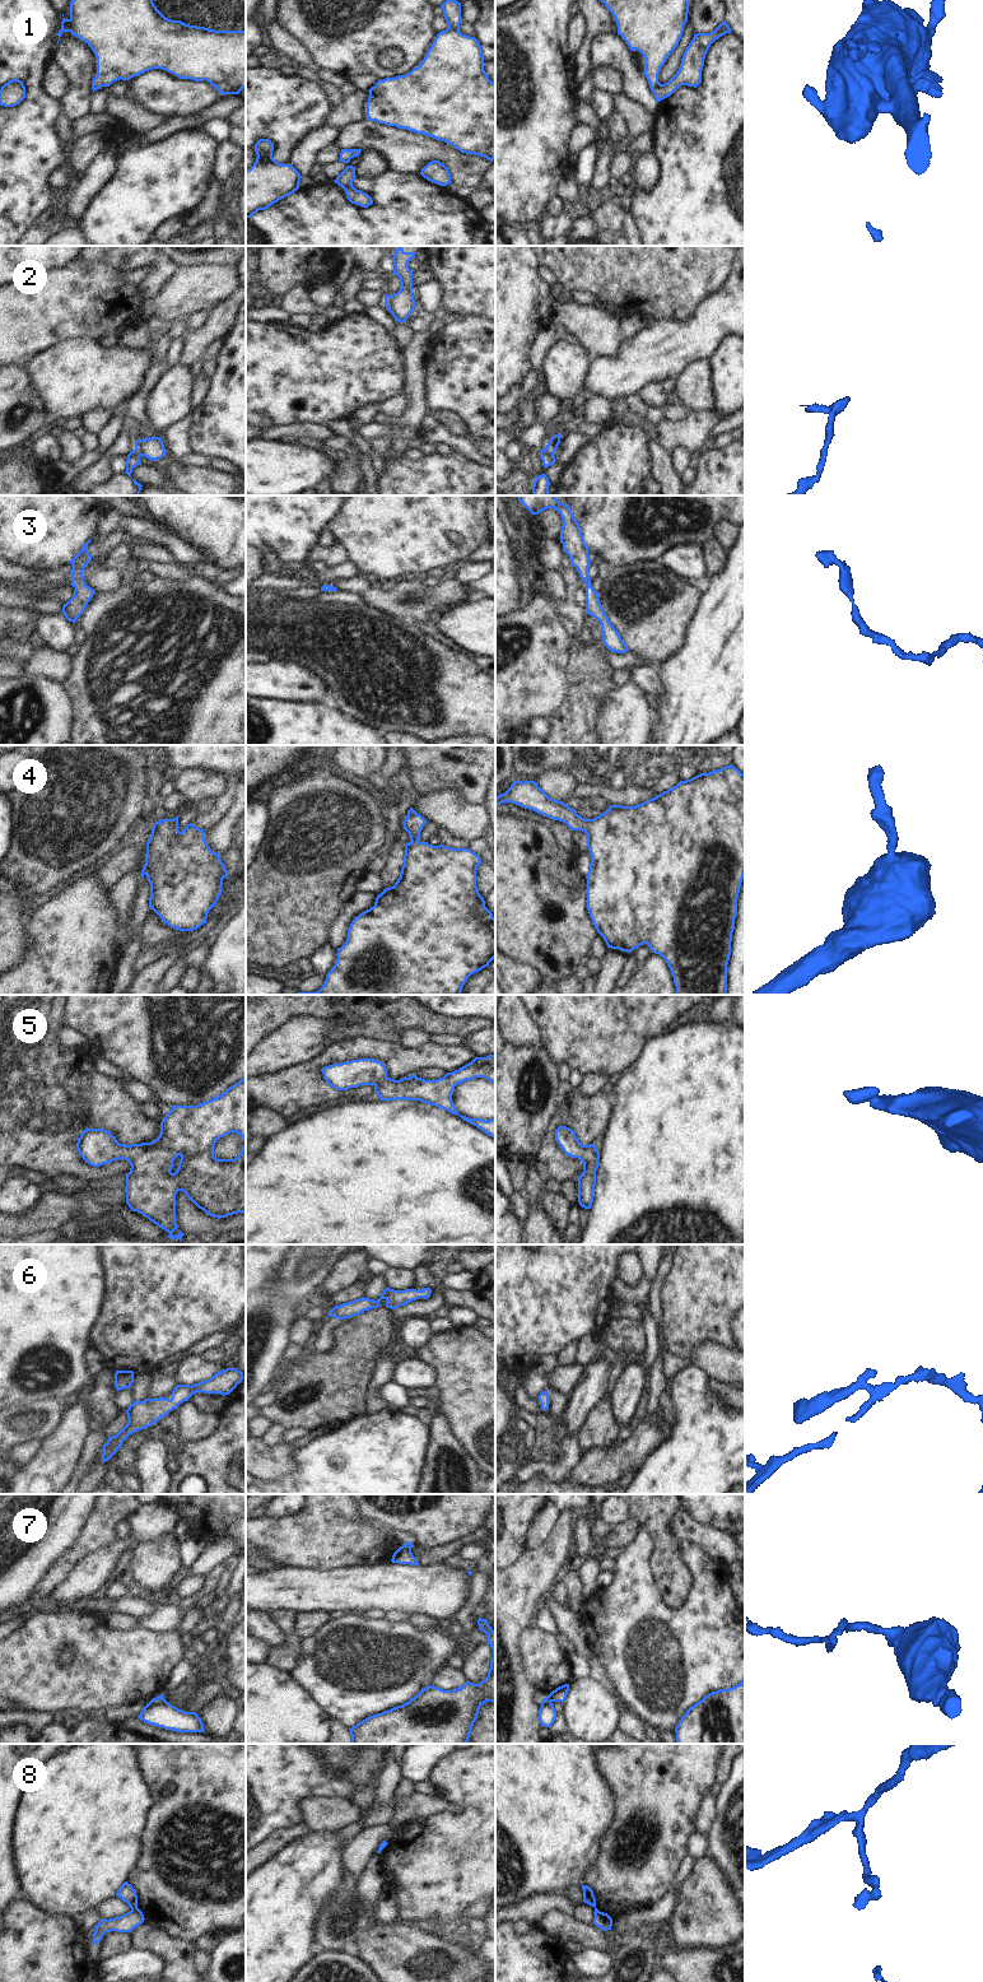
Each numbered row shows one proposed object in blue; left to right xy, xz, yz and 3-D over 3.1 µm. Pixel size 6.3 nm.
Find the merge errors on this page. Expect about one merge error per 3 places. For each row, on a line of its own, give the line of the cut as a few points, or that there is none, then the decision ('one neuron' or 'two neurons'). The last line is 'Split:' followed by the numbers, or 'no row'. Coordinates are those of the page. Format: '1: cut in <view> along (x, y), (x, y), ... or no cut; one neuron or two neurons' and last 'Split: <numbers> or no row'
1: no cut; one neuron
2: cut in yz along (546, 447), (553, 454); two neurons
3: no cut; one neuron
4: no cut; one neuron
5: no cut; one neuron
6: no cut; one neuron
7: cut in yz along (546, 1697), (550, 1702); two neurons
8: cut in xy along (136, 1907), (131, 1910); two neurons
Split: 2, 7, 8

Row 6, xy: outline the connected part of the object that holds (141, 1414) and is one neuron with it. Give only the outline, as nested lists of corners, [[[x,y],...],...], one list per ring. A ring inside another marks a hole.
[[[227,1368],[215,1373],[211,1378],[190,1385],[177,1385],[172,1391],[172,1397],[145,1399],[144,1401],[134,1401],[126,1411],[127,1424],[103,1444],[102,1461],[108,1461],[122,1442],[134,1432],[146,1429],[160,1418],[166,1416],[173,1409],[177,1409],[183,1401],[196,1392],[229,1395],[243,1380],[243,1372],[237,1368]]]

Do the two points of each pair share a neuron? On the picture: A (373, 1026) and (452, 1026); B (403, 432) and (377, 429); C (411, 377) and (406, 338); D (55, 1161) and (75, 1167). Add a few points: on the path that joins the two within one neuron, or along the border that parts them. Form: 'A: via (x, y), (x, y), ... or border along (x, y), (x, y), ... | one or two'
A: via (392, 1019), (424, 1019), (433, 1024) | one
B: via (396, 432), (383, 429) | one
C: border along (415, 333), (403, 349) | two
D: via (60, 1161), (70, 1162) | one

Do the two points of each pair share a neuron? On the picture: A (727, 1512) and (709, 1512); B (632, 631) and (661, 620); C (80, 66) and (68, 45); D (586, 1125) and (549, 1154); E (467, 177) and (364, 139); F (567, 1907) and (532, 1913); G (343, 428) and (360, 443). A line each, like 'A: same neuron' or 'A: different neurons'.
A: same neuron
B: same neuron
C: same neuron
D: same neuron
E: same neuron
F: same neuron
G: same neuron

